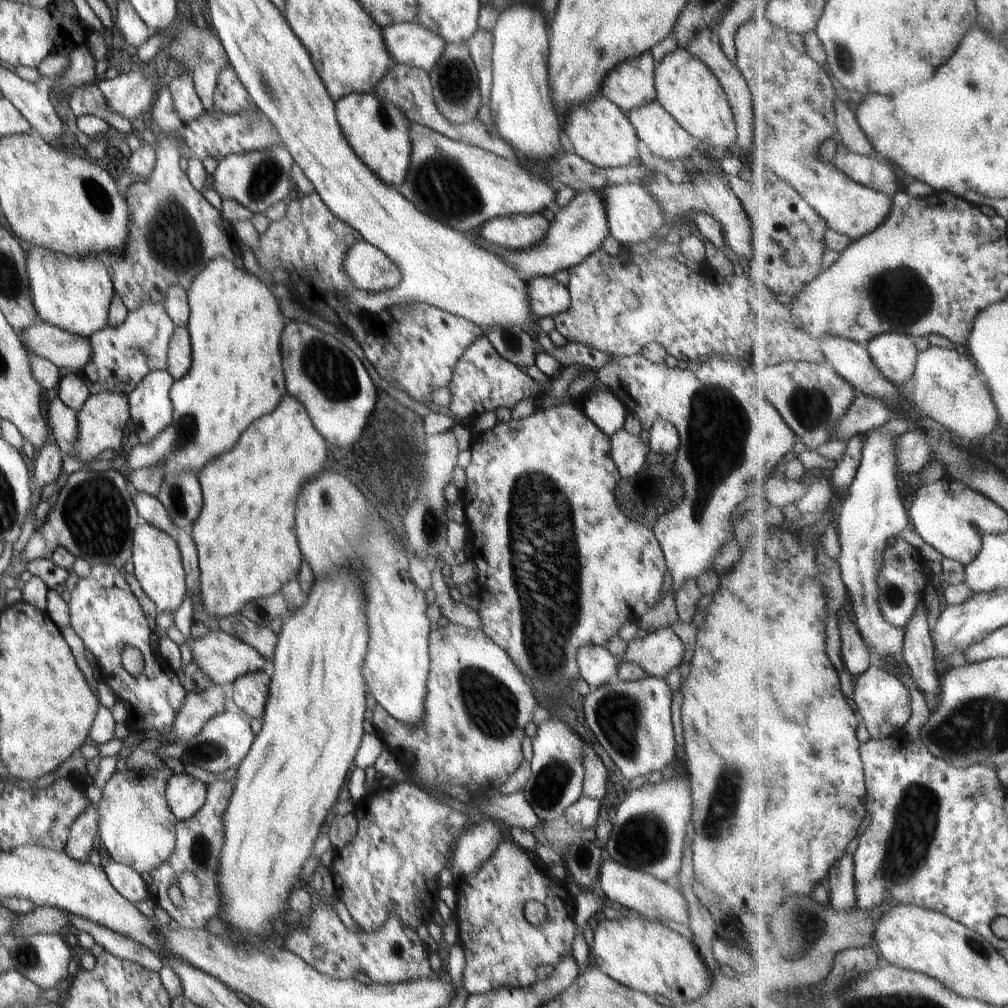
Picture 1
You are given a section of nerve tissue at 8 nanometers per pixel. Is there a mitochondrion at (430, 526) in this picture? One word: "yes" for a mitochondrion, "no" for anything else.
yes

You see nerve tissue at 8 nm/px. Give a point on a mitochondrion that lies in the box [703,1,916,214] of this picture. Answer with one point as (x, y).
(845, 60)

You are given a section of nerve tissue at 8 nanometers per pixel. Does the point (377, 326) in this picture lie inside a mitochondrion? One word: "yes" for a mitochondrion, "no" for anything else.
no

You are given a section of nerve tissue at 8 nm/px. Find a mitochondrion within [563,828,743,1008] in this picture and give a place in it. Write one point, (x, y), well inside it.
(580, 858)

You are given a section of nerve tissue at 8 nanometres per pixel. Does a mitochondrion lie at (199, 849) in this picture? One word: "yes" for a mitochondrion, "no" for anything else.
yes

